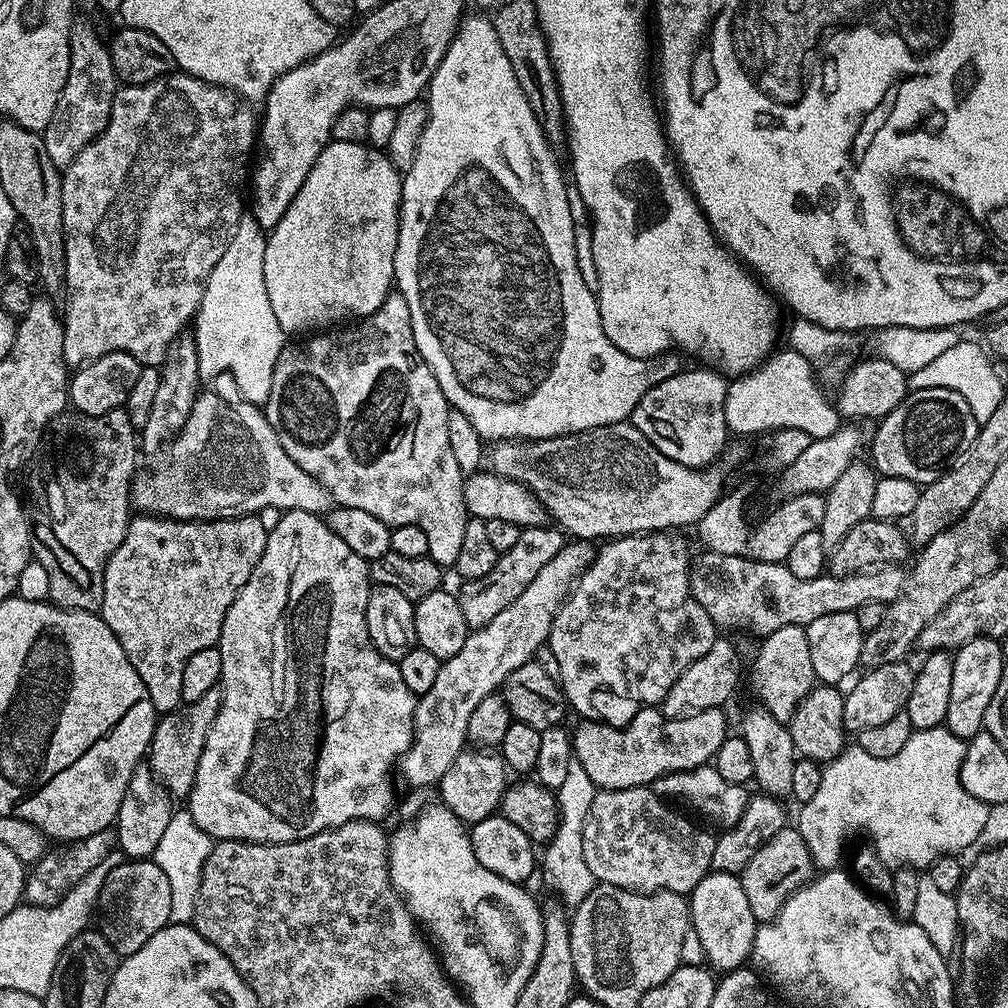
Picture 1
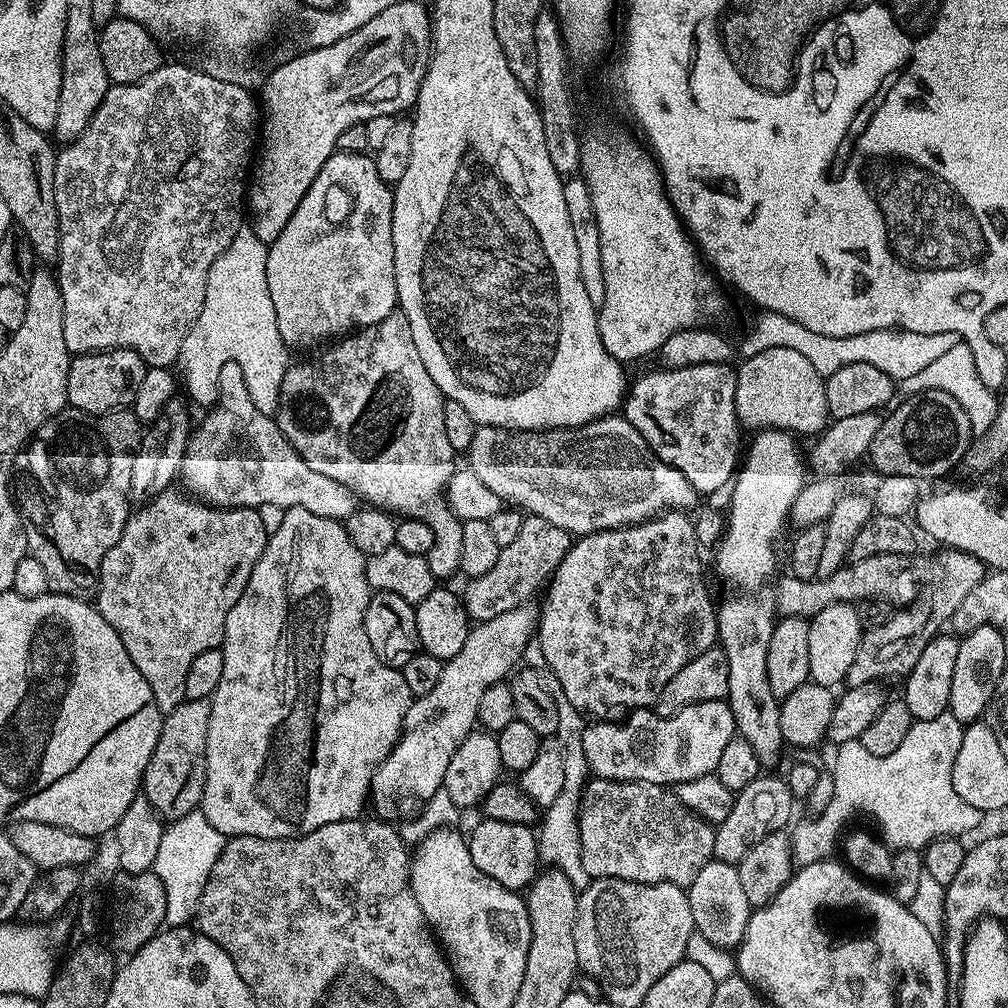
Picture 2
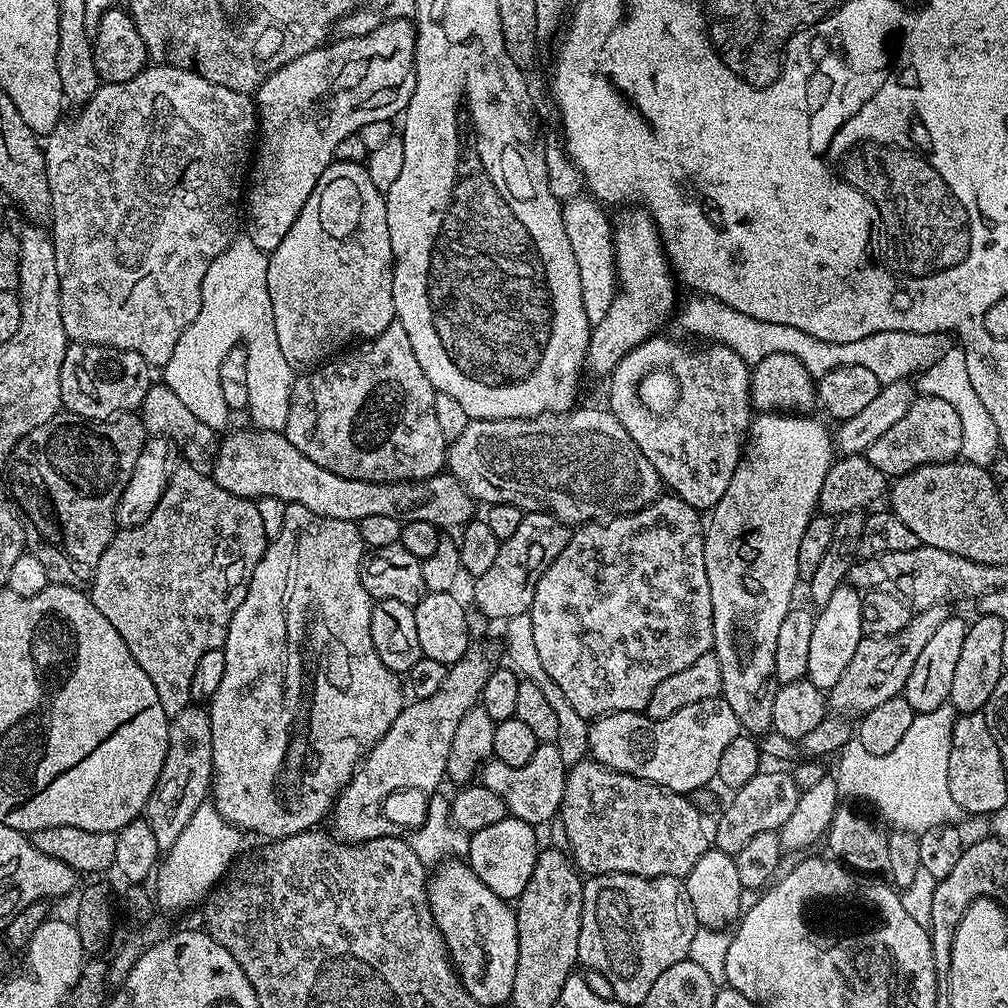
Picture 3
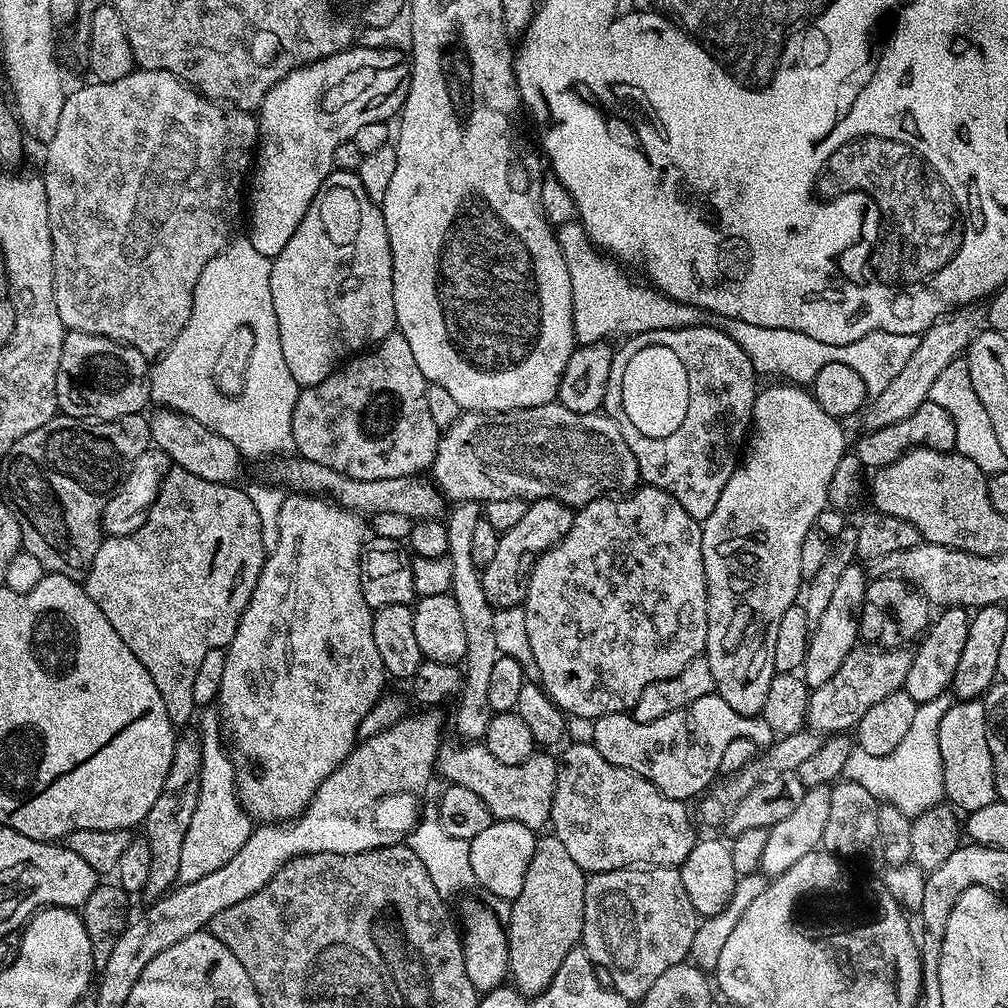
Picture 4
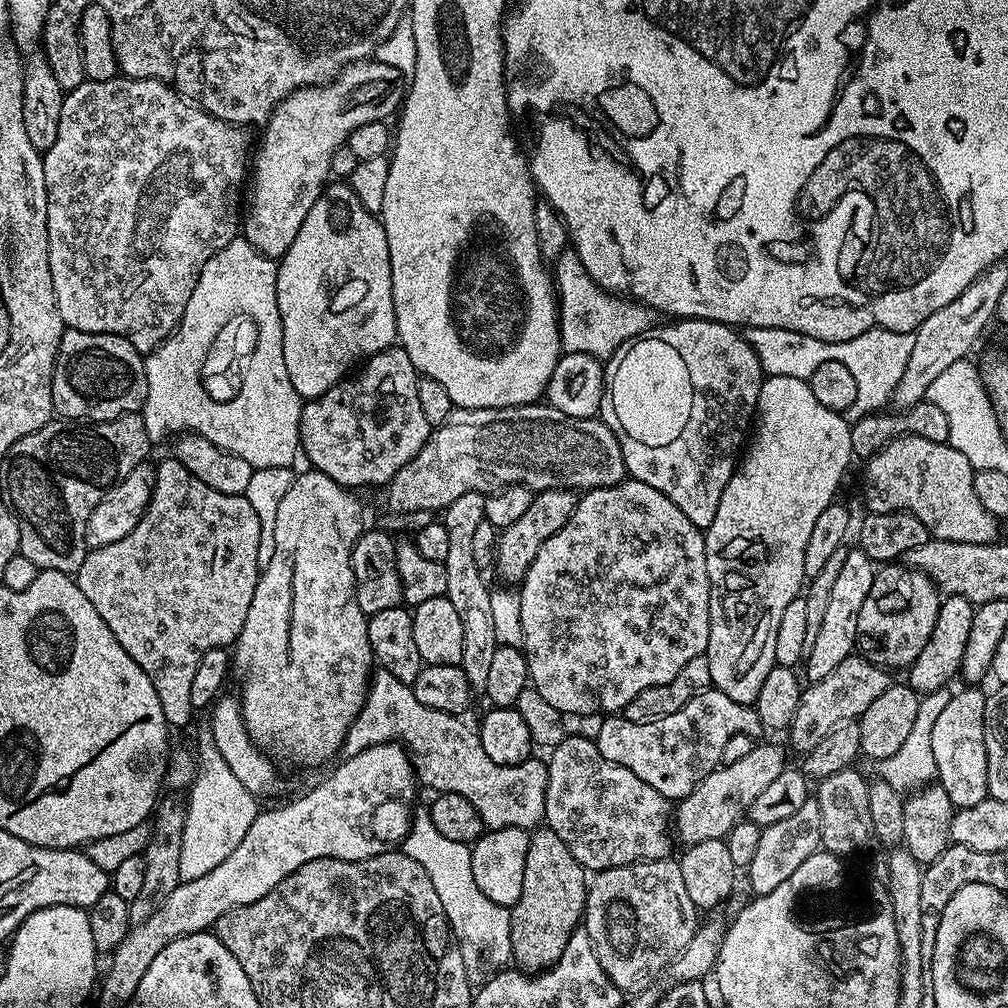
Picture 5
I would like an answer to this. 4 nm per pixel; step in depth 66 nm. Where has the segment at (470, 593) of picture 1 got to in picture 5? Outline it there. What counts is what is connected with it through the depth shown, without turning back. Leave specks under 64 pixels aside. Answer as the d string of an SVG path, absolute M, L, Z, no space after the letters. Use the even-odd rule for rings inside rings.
M559 486L535 493L526 514L522 514L522 518L518 518L514 526L502 529L496 542L494 572L504 579L501 581L505 585L516 586L523 581L525 574L530 570L530 562L534 562L538 550L542 550L542 542L546 542L550 534L558 534L558 530L562 530L562 526L570 522L570 514L574 514L577 499L575 491Z

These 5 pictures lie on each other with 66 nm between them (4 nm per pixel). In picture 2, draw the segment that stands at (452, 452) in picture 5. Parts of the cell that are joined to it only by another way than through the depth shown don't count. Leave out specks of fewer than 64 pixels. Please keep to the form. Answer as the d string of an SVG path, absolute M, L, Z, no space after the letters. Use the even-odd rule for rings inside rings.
M620 414L604 416L577 428L551 428L548 432L512 432L509 428L480 426L474 434L474 442L470 442L466 459L472 473L487 489L498 494L502 502L509 500L512 503L509 505L529 516L546 518L546 522L562 526L562 530L576 538L611 528L628 528L651 520L661 512L697 507L698 493L694 486L690 486L678 469L658 459L646 438L642 438L642 434Z

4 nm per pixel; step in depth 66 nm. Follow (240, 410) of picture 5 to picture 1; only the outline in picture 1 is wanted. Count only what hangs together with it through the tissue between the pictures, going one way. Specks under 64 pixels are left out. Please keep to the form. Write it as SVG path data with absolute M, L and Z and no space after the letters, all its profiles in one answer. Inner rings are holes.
M251 214L241 215L238 230L226 246L226 254L218 258L218 266L204 287L200 309L194 317L194 335L198 350L201 381L229 372L236 388L247 403L263 406L270 394L274 366L278 354L286 347L286 334L274 318L270 298L266 294L266 230L258 226Z

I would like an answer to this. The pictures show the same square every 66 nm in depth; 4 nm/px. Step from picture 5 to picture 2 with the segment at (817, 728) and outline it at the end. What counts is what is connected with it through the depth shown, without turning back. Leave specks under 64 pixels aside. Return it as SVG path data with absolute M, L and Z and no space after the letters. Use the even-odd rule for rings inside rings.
M949 548L941 551L941 553L941 556L936 560L936 581L933 582L932 589L929 592L928 589L921 591L911 604L893 611L886 622L867 629L864 635L860 637L858 654L854 654L854 663L850 665L848 671L847 683L851 687L863 688L875 685L877 682L884 682L880 680L898 679L897 681L899 681L901 678L907 677L908 672L914 670L914 662L918 662L922 650L926 650L928 643L943 629L940 627L943 624L945 627L951 621L954 610L958 610L962 598L966 598L966 594L970 594L970 590L974 590L974 586L978 586L978 582L984 580L986 566L978 558L974 558L965 552L959 552L956 548Z

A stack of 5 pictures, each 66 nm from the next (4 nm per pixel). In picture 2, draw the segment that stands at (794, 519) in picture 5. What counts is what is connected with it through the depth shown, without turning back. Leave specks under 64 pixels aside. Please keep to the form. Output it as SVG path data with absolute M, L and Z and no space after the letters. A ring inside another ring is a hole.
M766 428L752 438L731 485L732 501L726 507L724 535L714 548L717 574L726 583L736 584L736 593L719 601L716 635L726 654L726 666L730 666L726 699L734 714L736 731L754 746L761 765L768 766L786 748L780 729L780 700L770 690L766 674L766 650L770 650L770 634L778 616L770 585L777 575L776 547L784 536L784 527L789 527L791 507L806 483L806 460L800 457L797 437L790 432Z

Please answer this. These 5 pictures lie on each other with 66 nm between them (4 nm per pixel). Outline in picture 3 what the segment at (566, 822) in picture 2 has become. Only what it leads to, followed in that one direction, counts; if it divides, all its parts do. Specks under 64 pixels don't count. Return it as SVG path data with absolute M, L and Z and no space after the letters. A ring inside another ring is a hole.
M529 613L515 615L514 618L505 621L504 628L506 628L504 634L506 650L510 660L508 662L523 679L530 680L534 682L536 686L541 687L542 694L545 695L545 699L548 699L550 706L553 707L554 714L557 715L558 738L554 743L559 748L559 753L564 764L568 767L572 767L580 760L585 759L589 753L589 721L587 717L578 714L578 712L574 710L570 702L567 701L566 694L554 684L554 680L550 678L550 674L547 674L546 670L543 669L542 662L539 659L538 649L535 647L531 615Z

